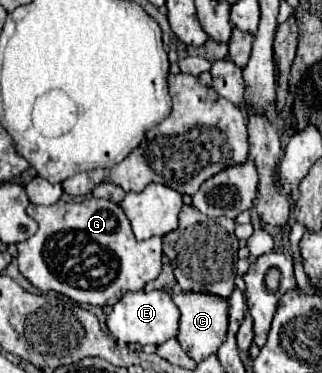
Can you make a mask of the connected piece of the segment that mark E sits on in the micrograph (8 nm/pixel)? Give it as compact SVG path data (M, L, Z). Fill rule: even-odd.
M137 291L125 293L107 315L107 327L111 335L125 343L141 343L141 345L163 345L165 341L177 337L179 333L179 309L173 303L171 291Z

